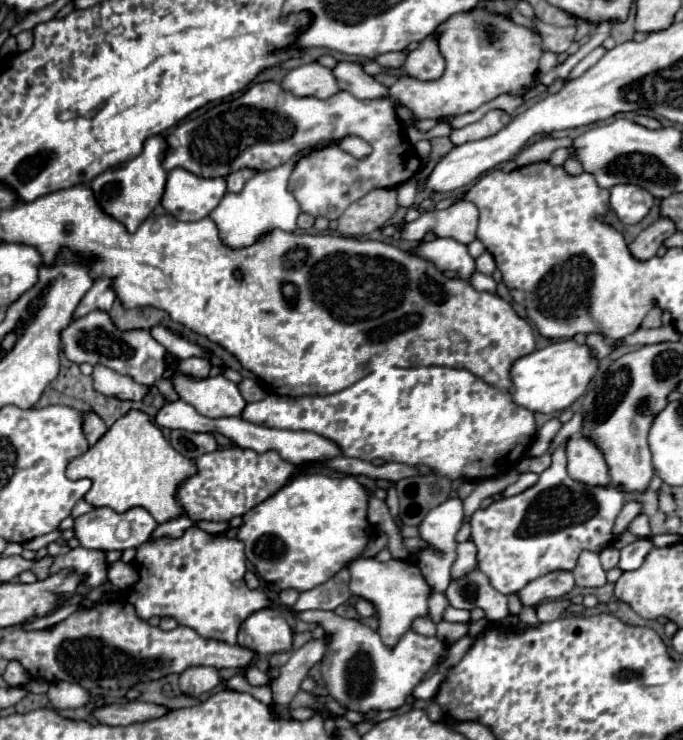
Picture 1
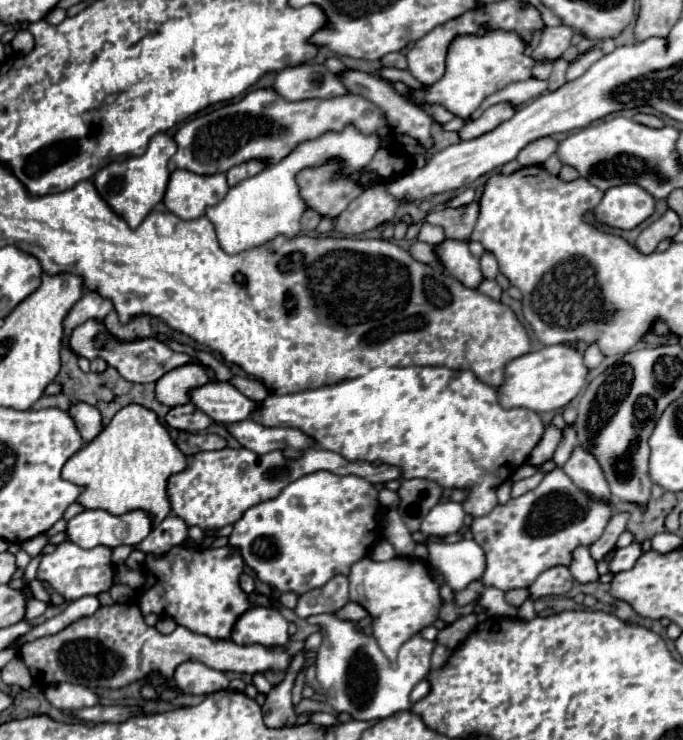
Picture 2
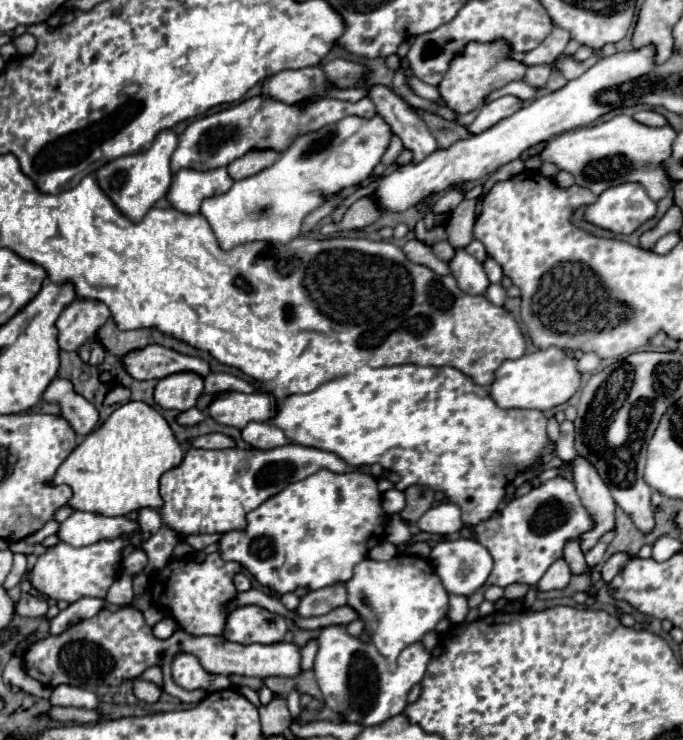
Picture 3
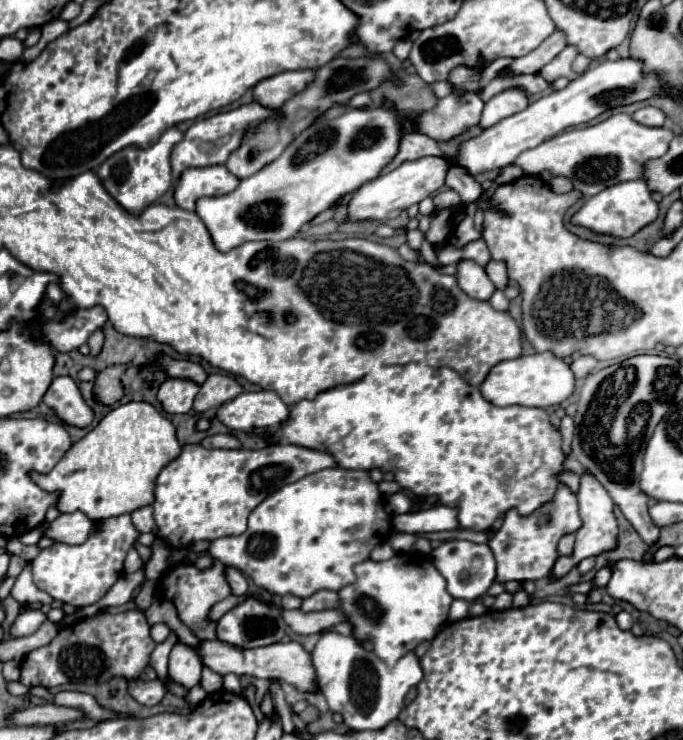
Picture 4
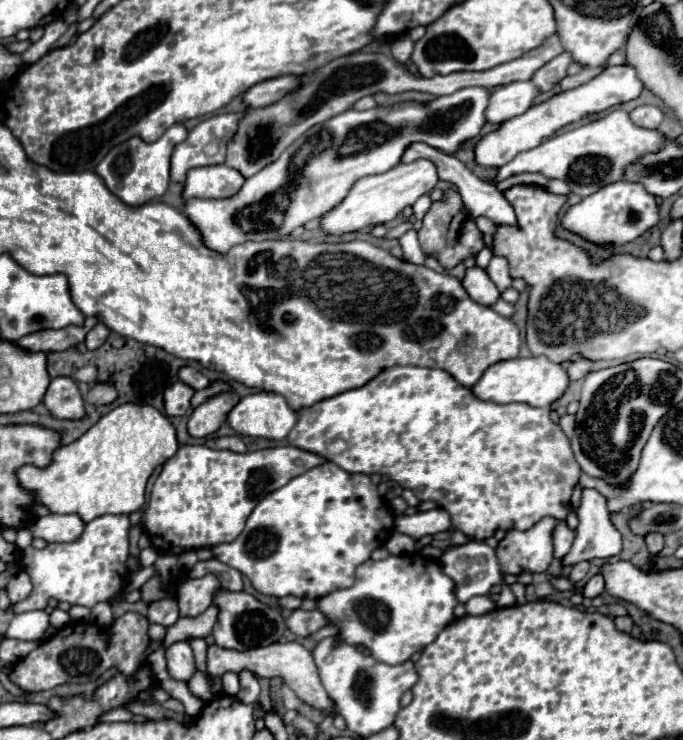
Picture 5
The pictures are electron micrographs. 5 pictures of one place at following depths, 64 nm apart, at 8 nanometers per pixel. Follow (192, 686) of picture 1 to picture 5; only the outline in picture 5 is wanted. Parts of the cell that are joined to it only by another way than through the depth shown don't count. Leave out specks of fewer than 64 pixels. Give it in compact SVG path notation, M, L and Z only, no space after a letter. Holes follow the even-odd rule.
M176 642L166 650L166 660L168 660L168 674L176 680L188 682L196 674L196 662L192 648L188 642Z

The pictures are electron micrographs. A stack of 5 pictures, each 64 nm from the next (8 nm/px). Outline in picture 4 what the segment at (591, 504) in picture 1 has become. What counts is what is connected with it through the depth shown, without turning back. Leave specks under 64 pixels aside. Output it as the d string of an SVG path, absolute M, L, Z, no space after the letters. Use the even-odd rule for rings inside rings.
M564 416L562 418L562 424L560 424L560 434L562 434L562 448L564 448L564 456L570 456L572 448L572 436L574 436L574 420L570 416ZM560 484L554 498L550 502L544 502L540 508L536 508L536 512L528 516L520 516L516 508L510 508L502 520L502 526L490 532L490 540L488 540L488 546L496 558L496 582L500 584L508 580L536 582L544 578L558 558L556 548L560 536L580 530L580 524L582 520L578 512L576 494L566 484Z

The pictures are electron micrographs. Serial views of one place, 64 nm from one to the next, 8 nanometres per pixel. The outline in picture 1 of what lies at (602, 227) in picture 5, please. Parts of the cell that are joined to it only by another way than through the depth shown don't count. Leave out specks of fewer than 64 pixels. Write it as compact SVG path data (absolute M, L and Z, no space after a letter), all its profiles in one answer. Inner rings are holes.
M618 184L610 190L610 206L624 224L640 222L654 204L654 196L636 184Z

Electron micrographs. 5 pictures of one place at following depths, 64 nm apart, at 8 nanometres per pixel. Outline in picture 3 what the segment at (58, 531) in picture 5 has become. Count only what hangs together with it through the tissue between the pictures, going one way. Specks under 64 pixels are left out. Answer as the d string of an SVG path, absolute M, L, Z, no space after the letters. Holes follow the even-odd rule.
M74 512L68 520L62 522L60 540L72 546L88 546L100 540L118 540L126 538L132 544L142 540L142 528L136 518L108 518L94 512Z

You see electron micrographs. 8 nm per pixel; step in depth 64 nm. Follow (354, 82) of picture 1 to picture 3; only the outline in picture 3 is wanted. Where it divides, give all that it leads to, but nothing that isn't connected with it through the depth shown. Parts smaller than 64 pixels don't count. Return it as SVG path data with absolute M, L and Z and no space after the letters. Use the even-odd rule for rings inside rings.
M382 84L368 86L368 98L374 102L378 114L386 120L392 132L398 134L404 146L414 152L414 160L424 160L438 148L422 116L414 112L408 102L396 96L390 88Z

